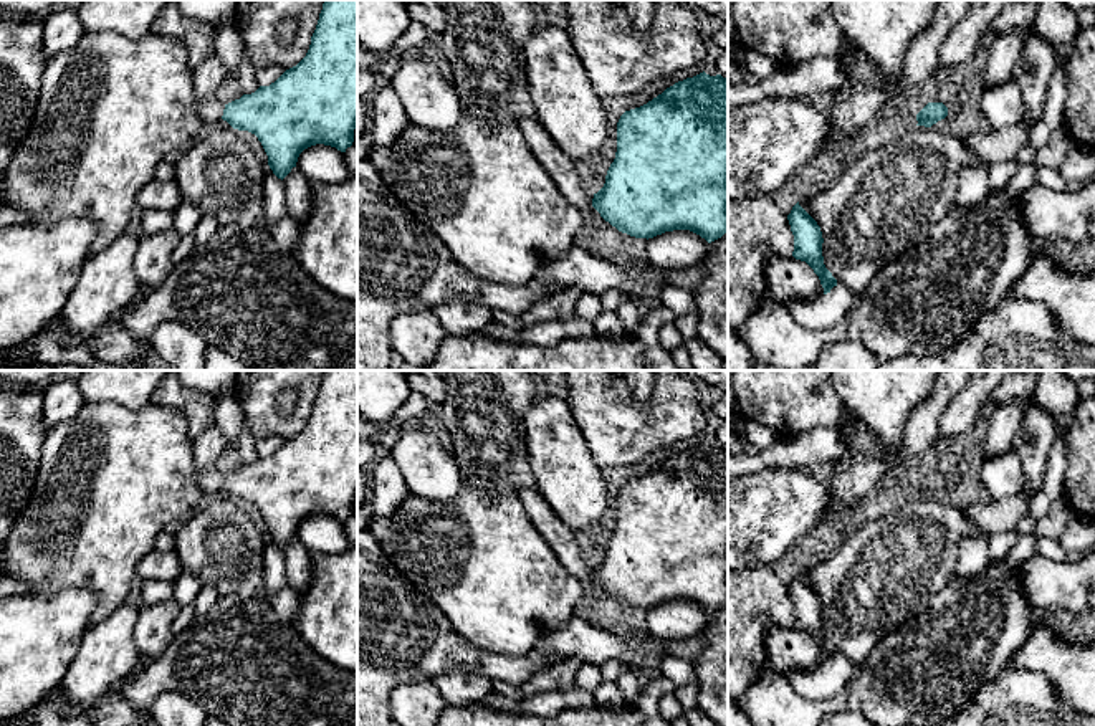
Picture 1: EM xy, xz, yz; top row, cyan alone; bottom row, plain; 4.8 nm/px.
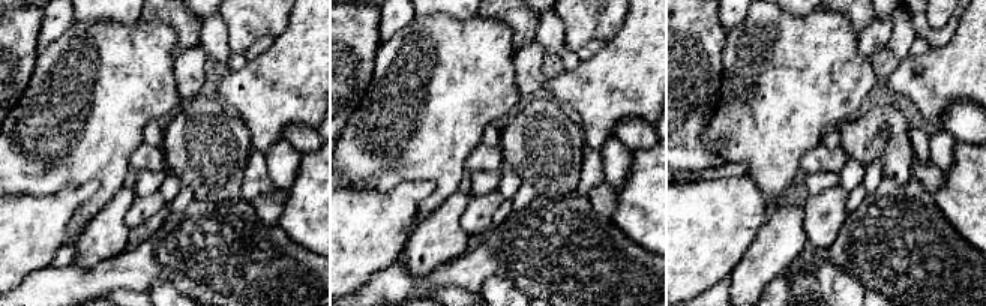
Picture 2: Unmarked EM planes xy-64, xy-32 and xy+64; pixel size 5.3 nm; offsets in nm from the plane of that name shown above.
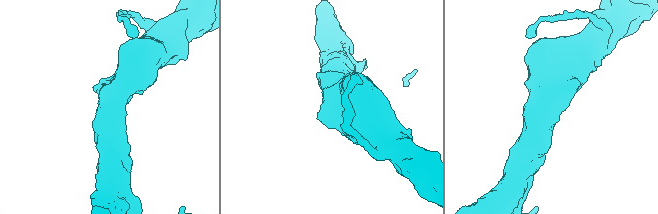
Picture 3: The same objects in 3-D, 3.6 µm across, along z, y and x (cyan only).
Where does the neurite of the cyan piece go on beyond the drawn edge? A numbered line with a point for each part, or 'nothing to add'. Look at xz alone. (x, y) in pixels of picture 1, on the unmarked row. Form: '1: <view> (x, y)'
1: xz (566, 544)

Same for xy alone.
1: xy (207, 448)

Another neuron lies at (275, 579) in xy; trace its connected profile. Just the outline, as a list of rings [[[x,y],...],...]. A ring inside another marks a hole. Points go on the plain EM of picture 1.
[[[265,534],[263,561],[265,574],[261,597],[268,600],[273,592],[281,590],[288,584],[283,551],[273,544],[268,534]]]

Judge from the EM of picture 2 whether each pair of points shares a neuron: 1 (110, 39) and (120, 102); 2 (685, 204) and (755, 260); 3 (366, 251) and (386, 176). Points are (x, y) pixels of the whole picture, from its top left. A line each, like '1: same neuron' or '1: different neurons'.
1: same neuron
2: different neurons
3: different neurons

